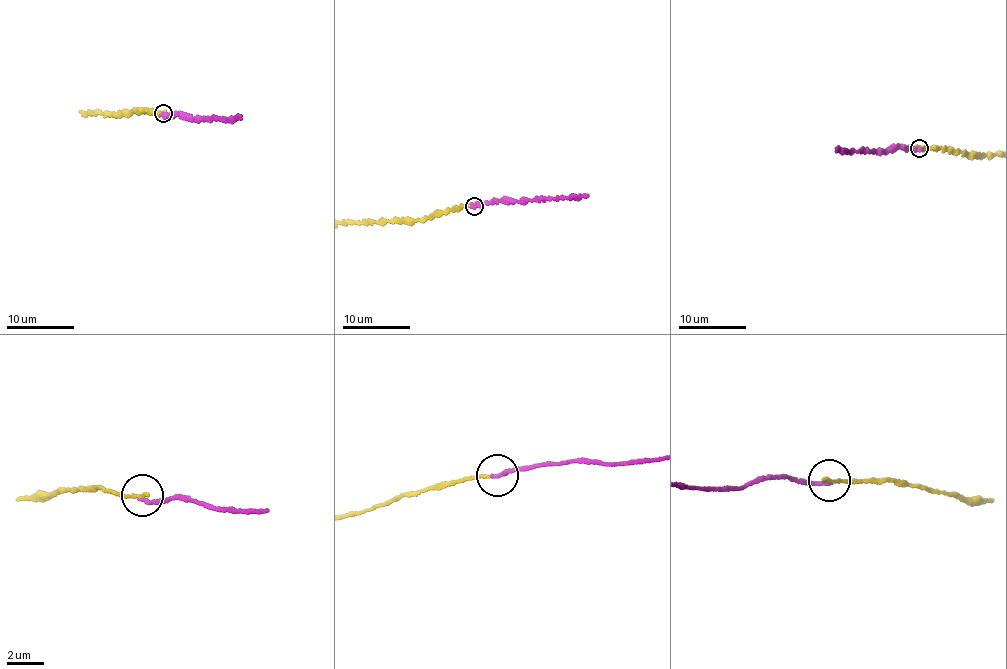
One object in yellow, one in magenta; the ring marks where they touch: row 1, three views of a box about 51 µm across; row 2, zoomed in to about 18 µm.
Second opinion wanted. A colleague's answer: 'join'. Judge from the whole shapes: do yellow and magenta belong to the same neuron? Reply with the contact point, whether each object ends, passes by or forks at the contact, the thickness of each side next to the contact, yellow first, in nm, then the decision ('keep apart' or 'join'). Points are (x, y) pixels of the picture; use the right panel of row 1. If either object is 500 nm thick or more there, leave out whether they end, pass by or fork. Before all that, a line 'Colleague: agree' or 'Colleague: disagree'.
Colleague: disagree
at (919, 148); yellow ends there; magenta ends there; 200 nm thick on the yellow side, 220 nm on the other; keep apart

